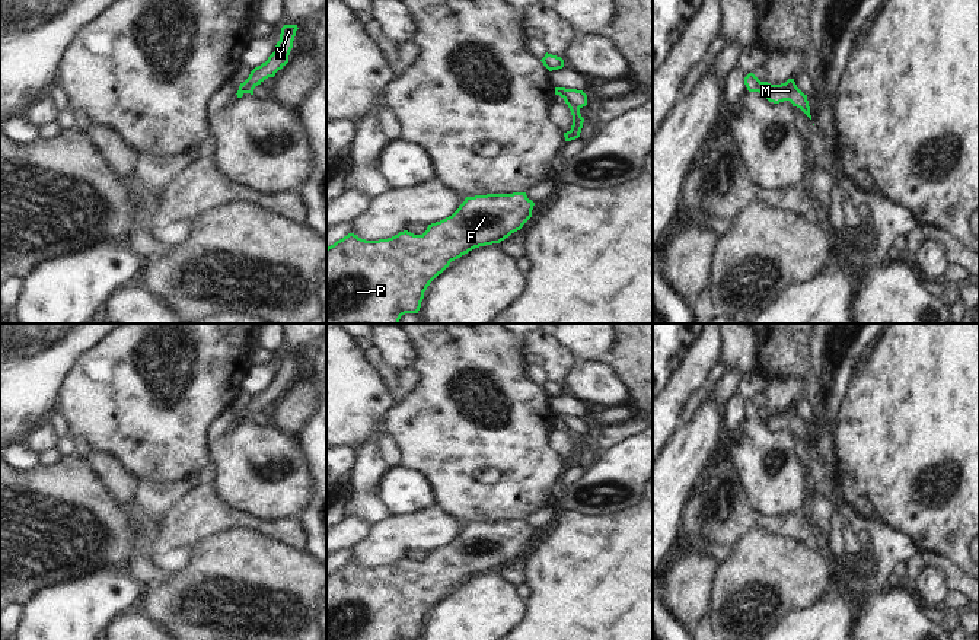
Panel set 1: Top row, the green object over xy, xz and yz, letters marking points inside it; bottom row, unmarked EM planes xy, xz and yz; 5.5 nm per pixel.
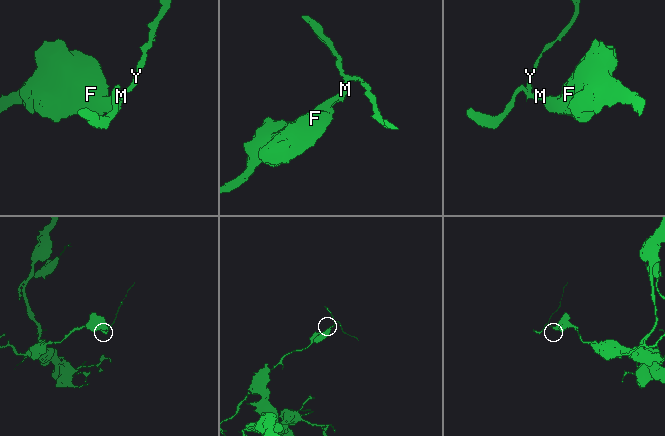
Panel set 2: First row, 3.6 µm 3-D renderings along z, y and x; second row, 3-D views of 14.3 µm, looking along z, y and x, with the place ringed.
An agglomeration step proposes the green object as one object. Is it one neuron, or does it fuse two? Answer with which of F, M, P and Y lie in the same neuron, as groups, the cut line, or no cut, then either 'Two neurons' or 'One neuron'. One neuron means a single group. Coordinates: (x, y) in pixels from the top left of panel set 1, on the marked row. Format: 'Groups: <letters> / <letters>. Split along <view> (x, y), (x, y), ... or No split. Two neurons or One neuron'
Groups: F M P / Y. Split along xz (568, 104), (579, 110). Two neurons

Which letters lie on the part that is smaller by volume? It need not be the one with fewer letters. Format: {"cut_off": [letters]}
{"cut_off": ["Y"]}

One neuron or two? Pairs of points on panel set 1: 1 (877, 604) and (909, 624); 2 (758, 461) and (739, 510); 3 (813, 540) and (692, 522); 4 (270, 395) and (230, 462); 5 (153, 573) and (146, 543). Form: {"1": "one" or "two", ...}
{"1": "one", "2": "two", "3": "one", "4": "one", "5": "one"}

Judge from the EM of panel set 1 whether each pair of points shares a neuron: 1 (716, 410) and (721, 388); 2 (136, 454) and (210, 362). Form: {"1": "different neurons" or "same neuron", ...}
{"1": "different neurons", "2": "same neuron"}

